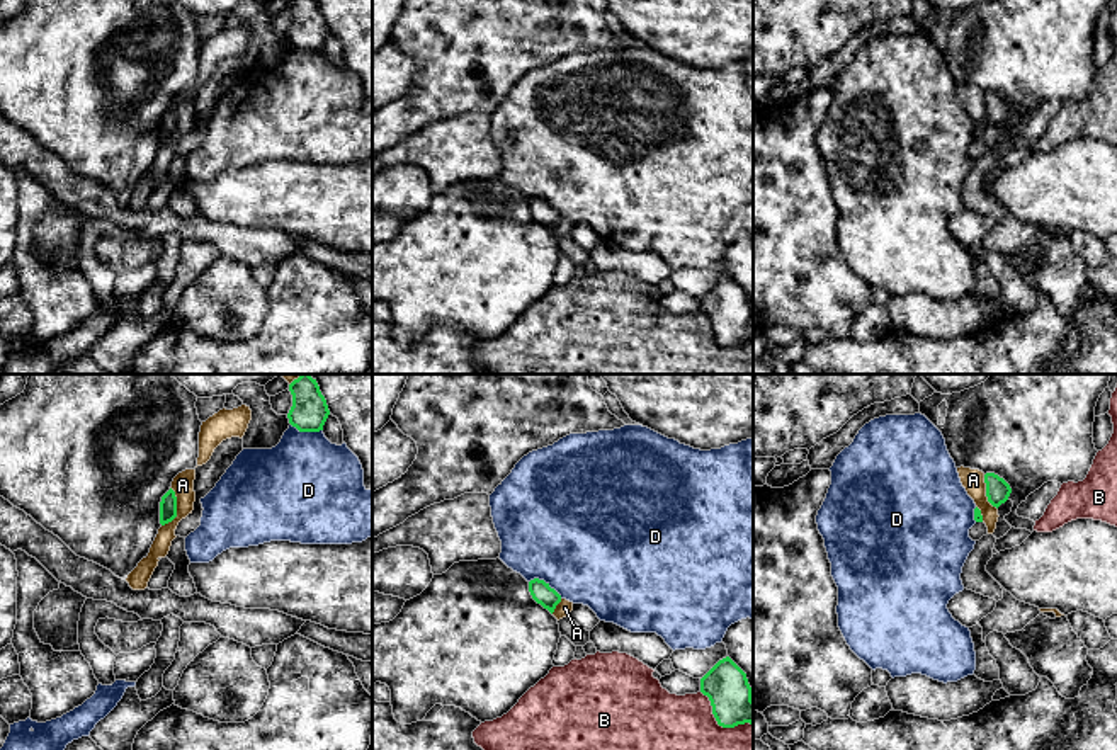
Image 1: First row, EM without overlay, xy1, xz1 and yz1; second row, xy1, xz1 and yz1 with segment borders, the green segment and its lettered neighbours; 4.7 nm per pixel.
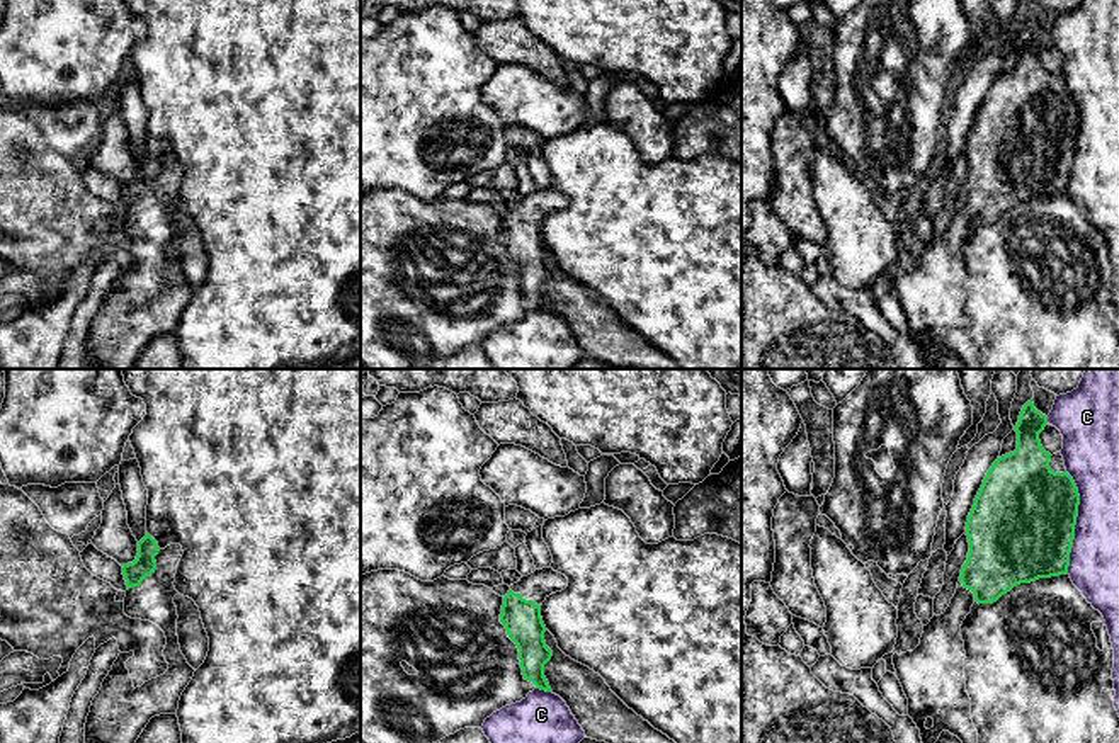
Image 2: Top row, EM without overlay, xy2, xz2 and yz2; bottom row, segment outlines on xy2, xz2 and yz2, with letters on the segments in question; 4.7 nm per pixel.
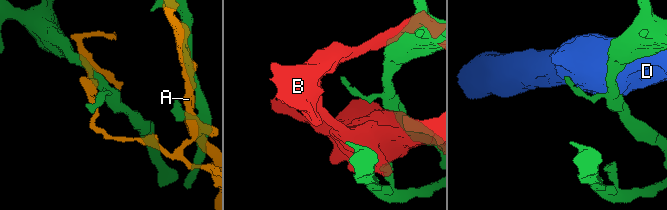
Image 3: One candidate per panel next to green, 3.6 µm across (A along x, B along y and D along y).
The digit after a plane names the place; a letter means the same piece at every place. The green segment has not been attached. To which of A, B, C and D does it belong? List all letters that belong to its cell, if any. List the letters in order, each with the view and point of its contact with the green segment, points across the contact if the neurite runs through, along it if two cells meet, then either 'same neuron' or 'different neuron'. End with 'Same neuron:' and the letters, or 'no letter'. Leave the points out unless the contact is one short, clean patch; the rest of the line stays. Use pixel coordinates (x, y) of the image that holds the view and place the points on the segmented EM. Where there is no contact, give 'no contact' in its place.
A: xy1 (175, 509) | different neuron
B: xz1 (720, 725) | different neuron
C: yz2 (1075, 522) | different neuron
D: xz1 (544, 582) | different neuron
Same neuron: no letter

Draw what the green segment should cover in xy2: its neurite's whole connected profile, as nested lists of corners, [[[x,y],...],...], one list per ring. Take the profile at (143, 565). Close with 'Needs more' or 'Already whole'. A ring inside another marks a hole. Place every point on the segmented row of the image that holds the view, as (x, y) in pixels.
[[[146,532],[138,542],[133,563],[121,564],[128,585],[124,614],[156,624],[167,638],[163,656],[168,670],[141,687],[133,687],[126,661],[134,651],[119,653],[112,670],[94,697],[85,723],[85,743],[136,743],[151,717],[177,714],[179,700],[194,677],[194,668],[180,651],[177,636],[177,607],[173,597],[180,544],[165,549]]]. Needs more

